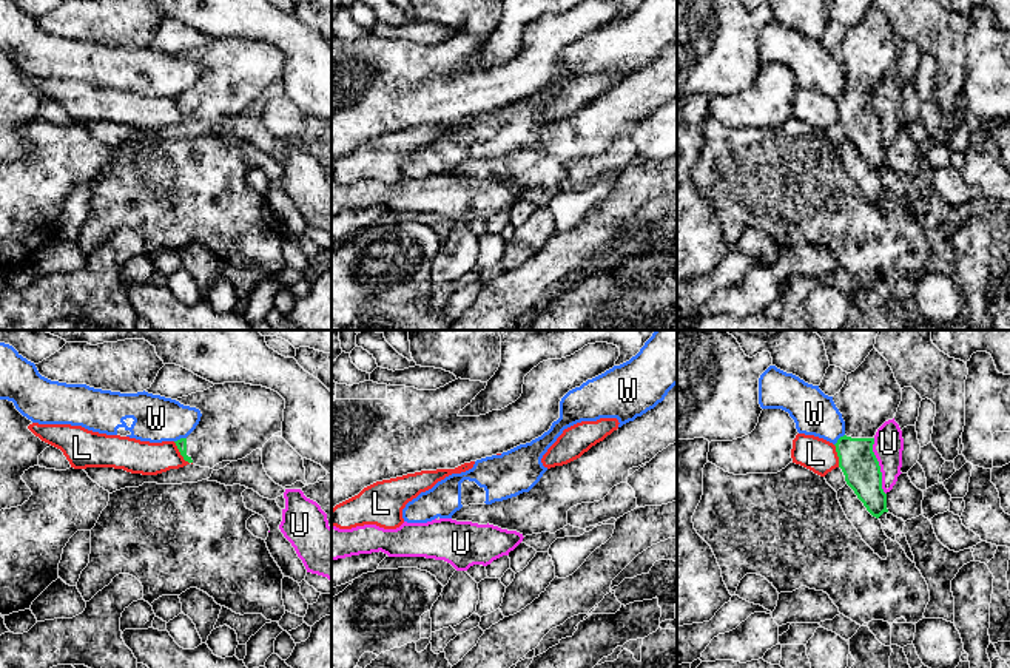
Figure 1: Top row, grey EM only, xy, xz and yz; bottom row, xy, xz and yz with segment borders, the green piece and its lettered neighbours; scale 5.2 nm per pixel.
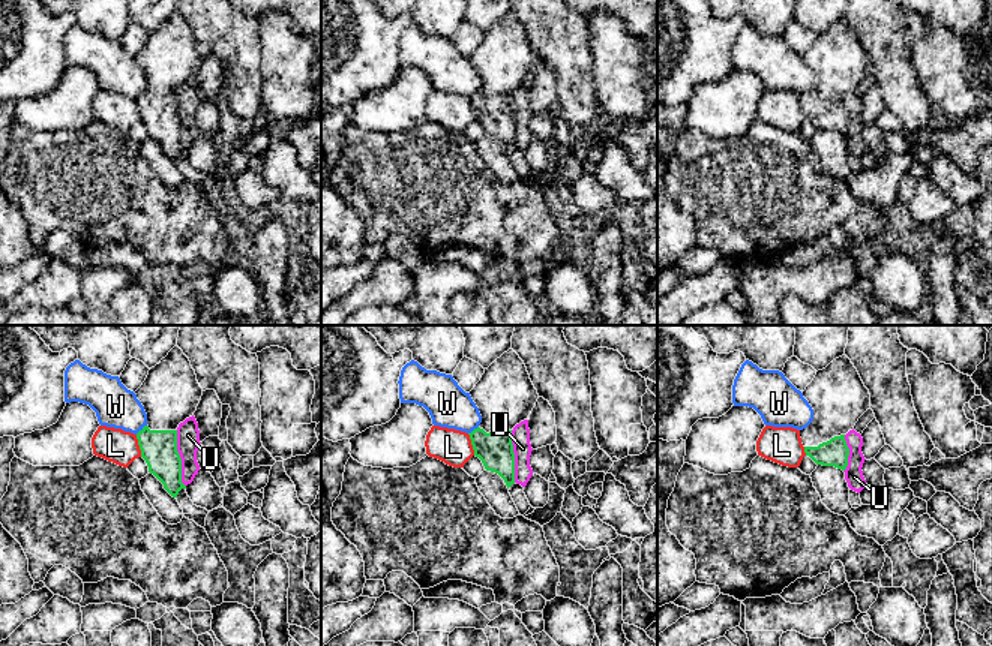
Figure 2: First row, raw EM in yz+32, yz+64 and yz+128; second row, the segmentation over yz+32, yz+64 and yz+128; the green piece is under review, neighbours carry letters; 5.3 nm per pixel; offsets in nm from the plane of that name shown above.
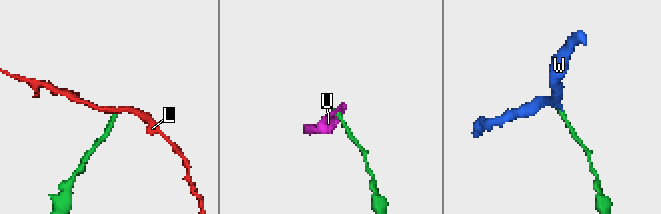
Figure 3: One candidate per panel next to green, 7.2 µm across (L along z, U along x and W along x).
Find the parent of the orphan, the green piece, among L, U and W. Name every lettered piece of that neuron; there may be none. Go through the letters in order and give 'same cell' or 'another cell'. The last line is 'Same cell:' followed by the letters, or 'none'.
L: another cell
U: another cell
W: another cell
Same cell: none

